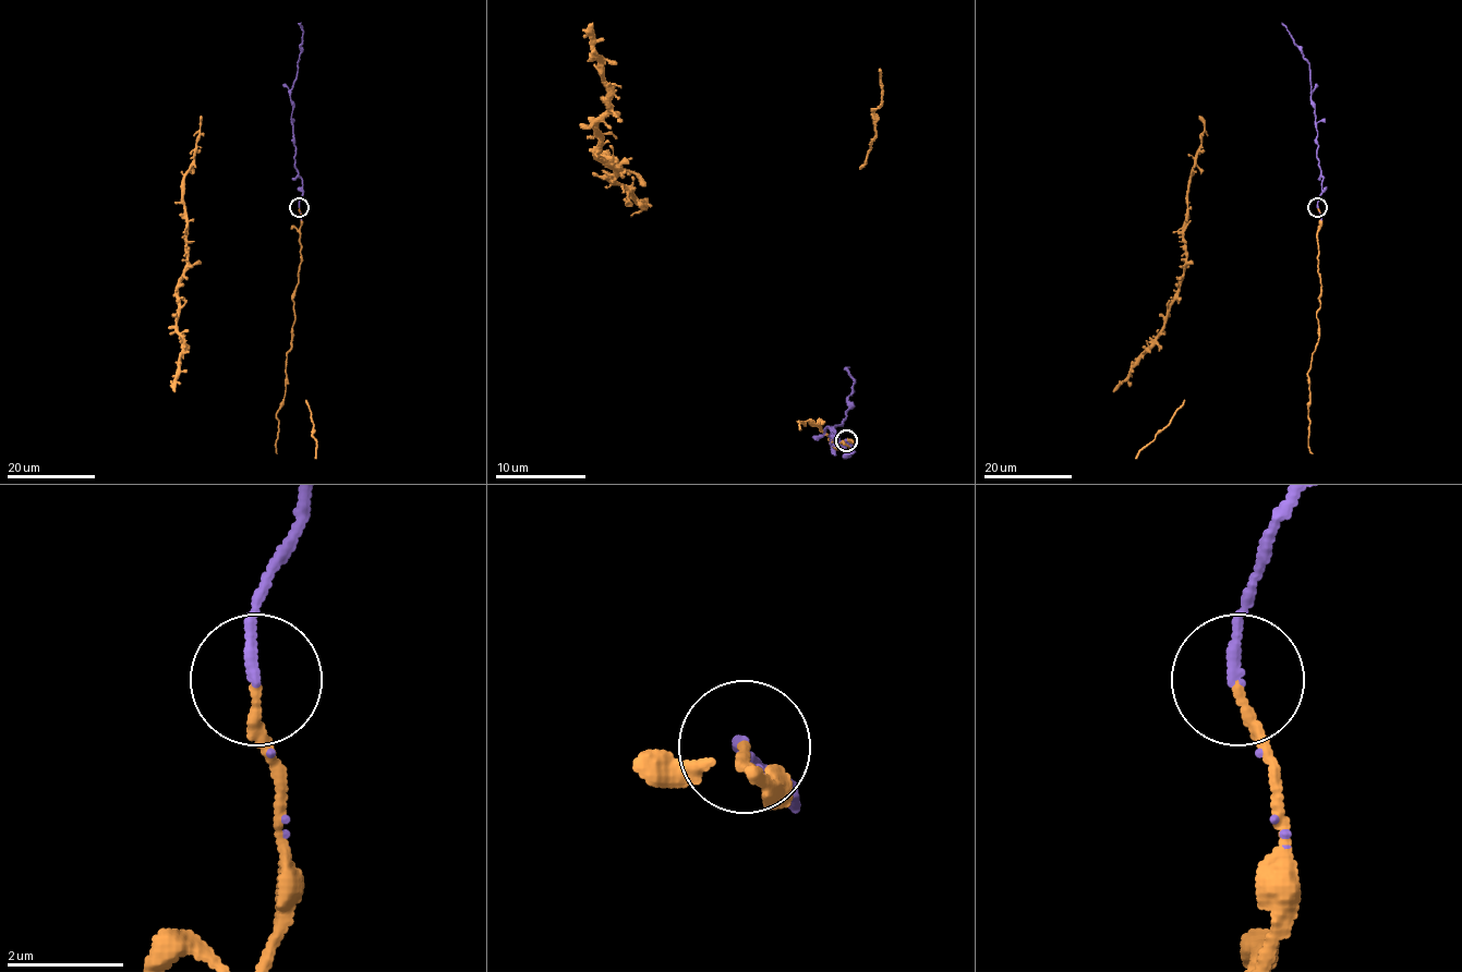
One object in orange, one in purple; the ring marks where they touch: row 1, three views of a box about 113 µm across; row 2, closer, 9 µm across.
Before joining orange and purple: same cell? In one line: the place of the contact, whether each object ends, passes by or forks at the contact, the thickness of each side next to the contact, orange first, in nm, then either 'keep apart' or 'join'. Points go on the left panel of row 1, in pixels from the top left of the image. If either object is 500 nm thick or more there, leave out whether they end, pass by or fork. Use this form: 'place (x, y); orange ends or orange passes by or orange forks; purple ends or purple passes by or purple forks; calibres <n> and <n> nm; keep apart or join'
place (299, 207); orange ends; purple ends; calibres 150 and 200 nm; join

